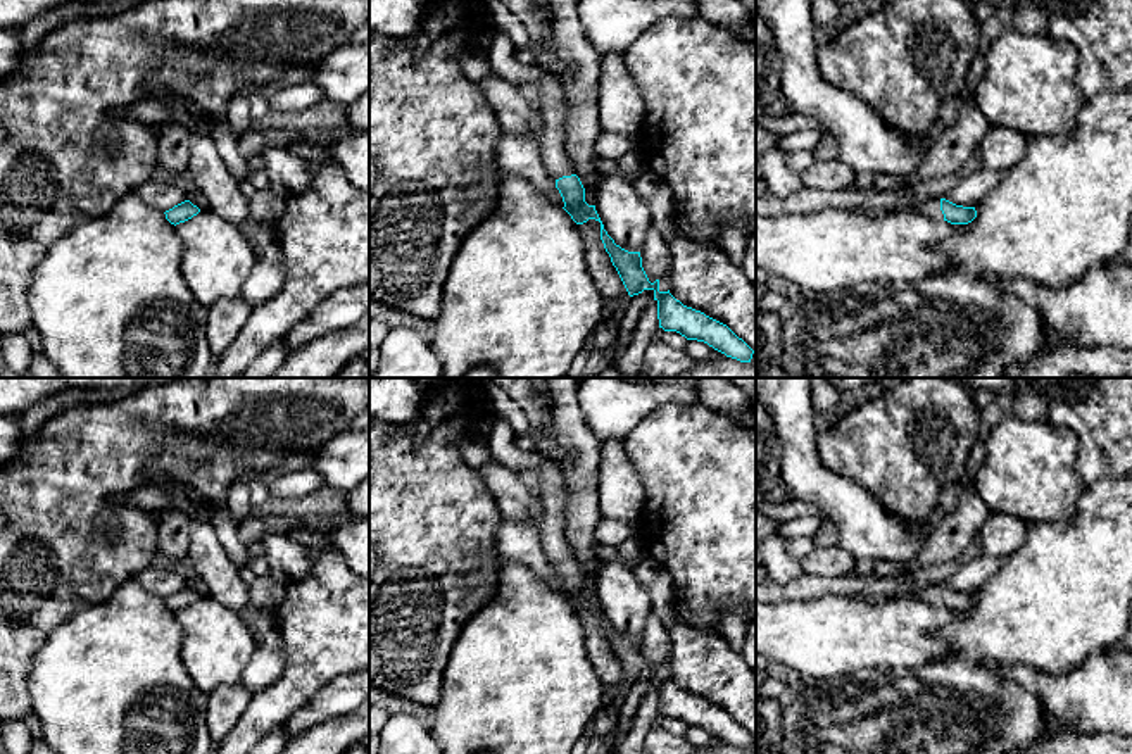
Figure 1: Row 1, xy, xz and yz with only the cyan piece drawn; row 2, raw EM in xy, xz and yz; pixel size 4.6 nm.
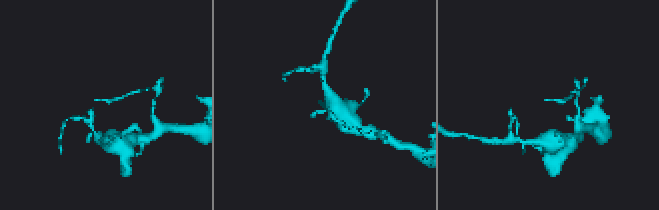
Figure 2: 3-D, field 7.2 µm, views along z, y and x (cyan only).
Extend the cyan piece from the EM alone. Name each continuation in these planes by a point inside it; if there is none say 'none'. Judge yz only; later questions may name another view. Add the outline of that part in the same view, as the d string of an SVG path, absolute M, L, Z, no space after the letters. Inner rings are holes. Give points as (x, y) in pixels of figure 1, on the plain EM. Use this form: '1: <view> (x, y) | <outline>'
1: yz (932, 594) | M930 585L928 588L921 590L921 592L915 592L911 595L870 595L870 594L861 594L861 595L854 595L859 600L889 600L889 599L904 599L904 597L913 597L918 600L923 600L930 606L935 607L942 607L944 600L940 597L940 585Z

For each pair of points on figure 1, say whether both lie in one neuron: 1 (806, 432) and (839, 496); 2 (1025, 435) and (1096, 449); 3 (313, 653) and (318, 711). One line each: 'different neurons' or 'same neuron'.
1: same neuron
2: different neurons
3: different neurons

